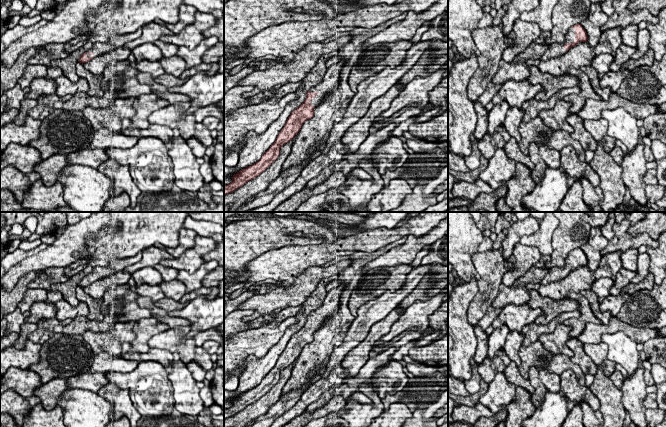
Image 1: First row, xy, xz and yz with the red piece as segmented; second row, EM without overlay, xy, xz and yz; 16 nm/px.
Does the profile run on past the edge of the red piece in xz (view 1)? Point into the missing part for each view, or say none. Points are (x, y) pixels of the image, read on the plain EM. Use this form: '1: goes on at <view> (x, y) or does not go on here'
1: goes on at xz (330, 304)

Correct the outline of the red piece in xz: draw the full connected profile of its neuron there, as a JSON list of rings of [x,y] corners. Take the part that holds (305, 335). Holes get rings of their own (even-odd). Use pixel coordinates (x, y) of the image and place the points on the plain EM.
[[[332,289],[327,293],[322,305],[315,311],[310,312],[307,315],[305,325],[292,335],[275,366],[262,379],[261,383],[234,398],[232,406],[224,409],[224,420],[259,400],[278,382],[280,372],[295,361],[303,347],[314,340],[314,332],[320,329],[324,321],[338,310],[342,293],[337,289]]]

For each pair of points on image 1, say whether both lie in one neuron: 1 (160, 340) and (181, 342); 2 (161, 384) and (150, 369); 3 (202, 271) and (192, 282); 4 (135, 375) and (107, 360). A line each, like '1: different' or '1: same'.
1: same
2: same
3: same
4: different

